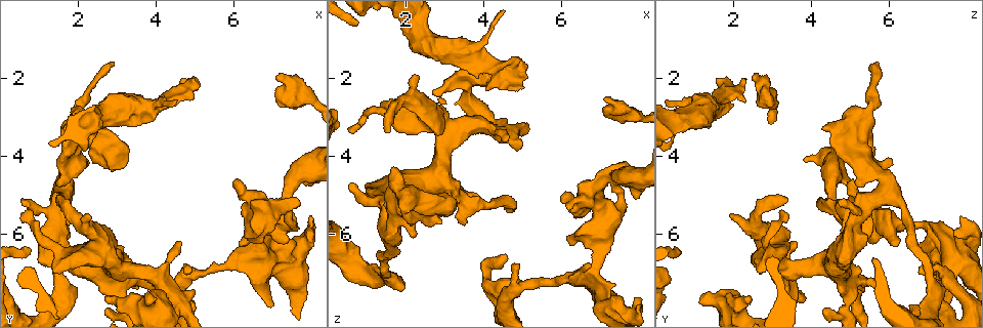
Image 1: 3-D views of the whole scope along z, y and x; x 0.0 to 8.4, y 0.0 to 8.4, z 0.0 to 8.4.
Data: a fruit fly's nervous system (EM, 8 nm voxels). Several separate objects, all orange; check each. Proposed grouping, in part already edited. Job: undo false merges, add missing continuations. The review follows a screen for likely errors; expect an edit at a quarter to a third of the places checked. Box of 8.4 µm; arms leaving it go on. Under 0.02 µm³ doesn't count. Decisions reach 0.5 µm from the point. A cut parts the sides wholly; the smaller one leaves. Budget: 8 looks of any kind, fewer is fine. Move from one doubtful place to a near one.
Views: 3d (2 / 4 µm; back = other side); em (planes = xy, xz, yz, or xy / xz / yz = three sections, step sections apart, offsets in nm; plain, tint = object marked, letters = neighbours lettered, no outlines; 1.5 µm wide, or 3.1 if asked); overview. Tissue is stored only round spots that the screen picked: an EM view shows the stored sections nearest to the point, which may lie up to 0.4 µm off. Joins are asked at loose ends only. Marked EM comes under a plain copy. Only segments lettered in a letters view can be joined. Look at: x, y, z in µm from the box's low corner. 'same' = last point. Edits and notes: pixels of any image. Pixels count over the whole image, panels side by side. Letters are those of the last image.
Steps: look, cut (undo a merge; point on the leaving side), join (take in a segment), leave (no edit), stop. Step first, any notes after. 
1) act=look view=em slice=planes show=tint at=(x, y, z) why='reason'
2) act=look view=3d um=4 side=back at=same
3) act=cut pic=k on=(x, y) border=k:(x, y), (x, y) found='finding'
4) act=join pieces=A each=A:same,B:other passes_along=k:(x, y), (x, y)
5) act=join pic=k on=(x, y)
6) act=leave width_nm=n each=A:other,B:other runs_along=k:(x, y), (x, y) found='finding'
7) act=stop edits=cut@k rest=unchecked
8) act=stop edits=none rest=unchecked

act=look view=em slice=planes show=letters at=(4.95, 2.10, 2.20) why='branch stops here'

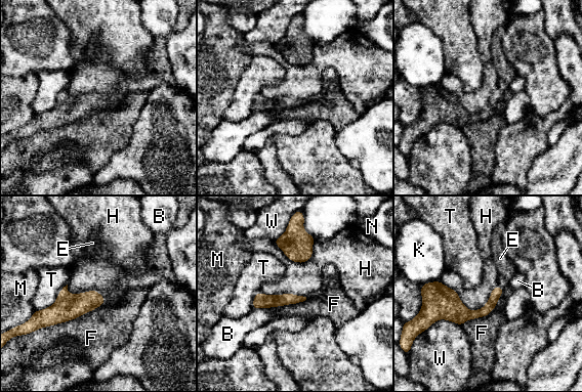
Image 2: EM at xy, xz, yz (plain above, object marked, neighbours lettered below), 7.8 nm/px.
act=join pieces=E each=B:other,E:same,F:other,H:other,K:other,M:other,N:other,T:other,W:other passes_along=2:(497, 291), (500, 287), (506, 269) found='the cell continues'

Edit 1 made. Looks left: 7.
act=look view=em slice=xz step=8 show=letters at=(2.30, 5.45, 2.00) why='branch stops here'

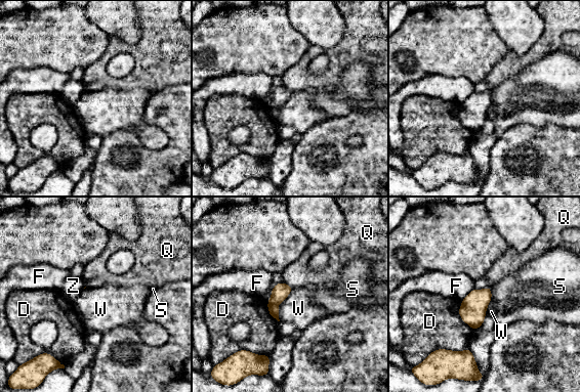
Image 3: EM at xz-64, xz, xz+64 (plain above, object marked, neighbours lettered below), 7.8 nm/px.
act=leave each=D:other,F:other,Q:other,S:other,W:other,Z:other found='none of them fits'

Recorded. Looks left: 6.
act=look view=em slice=planes show=letters at=(2.70, 7.65, 2.45) why='branch stops here'

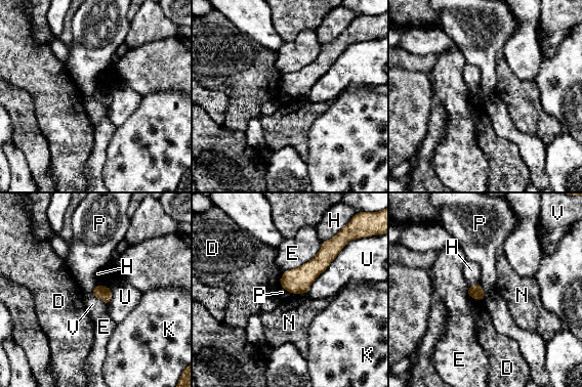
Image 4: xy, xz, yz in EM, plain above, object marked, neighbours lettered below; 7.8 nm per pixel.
act=leave each=D:other,E:other,H:other,K:other,N:other,P:other,U:other,V:other border=4:(479, 283), (485, 294) found='no lettered segment goes on from it'

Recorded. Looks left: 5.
act=stop edits=join@2 rest=unchecked

